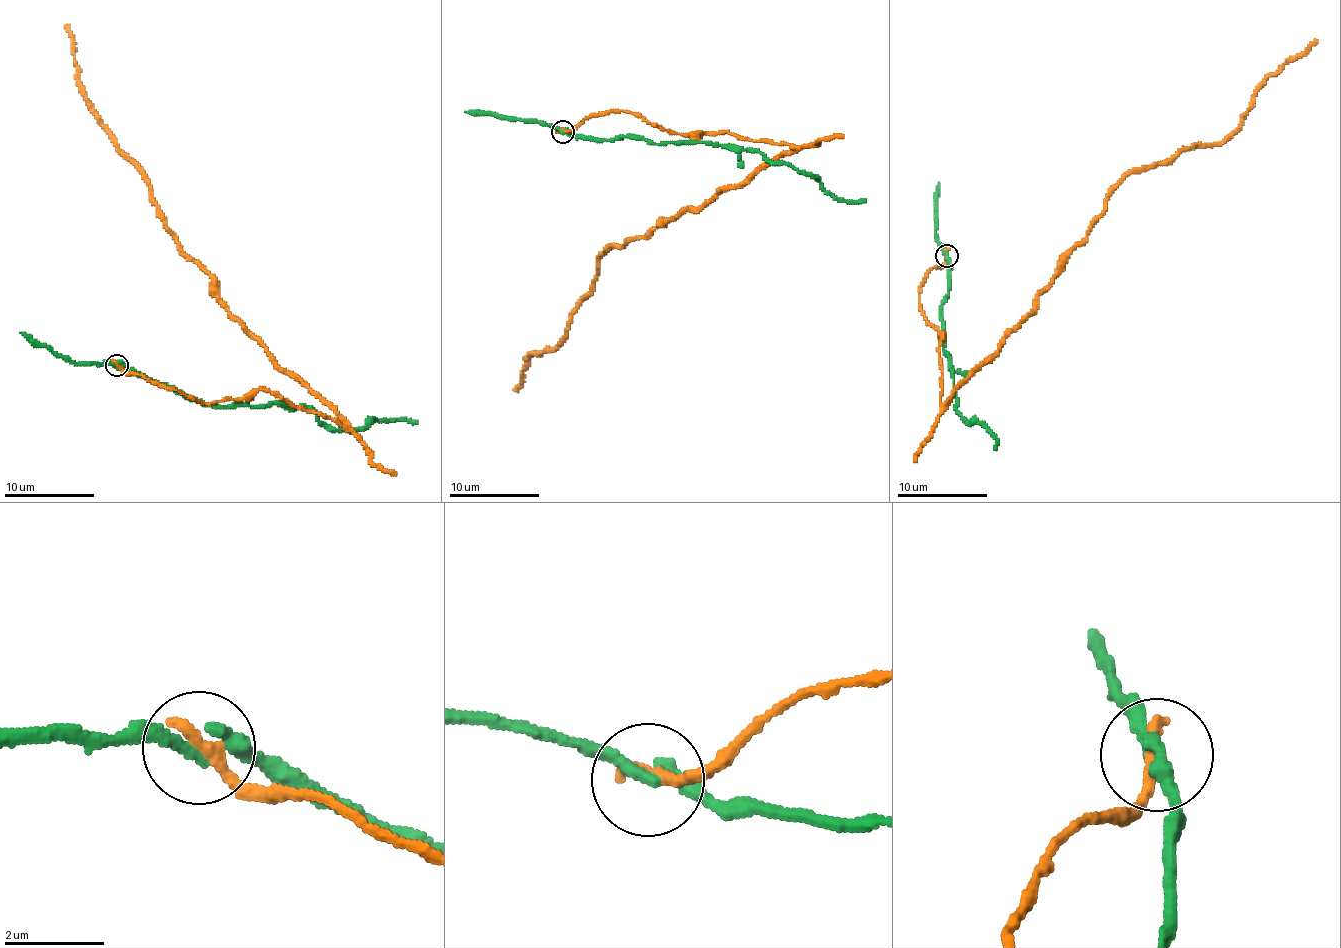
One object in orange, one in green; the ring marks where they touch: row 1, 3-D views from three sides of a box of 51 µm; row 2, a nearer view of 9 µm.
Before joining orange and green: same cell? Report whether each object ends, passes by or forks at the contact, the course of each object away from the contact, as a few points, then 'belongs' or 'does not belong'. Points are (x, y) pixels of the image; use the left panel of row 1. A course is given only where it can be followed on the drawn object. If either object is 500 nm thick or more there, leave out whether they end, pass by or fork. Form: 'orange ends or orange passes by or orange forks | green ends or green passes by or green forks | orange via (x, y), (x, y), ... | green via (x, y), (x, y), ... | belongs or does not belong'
orange ends | green passes by | orange via (117, 364), (206, 403), (269, 390), (348, 424), (283, 372), (182, 249), (79, 80), (67, 25) | green via (117, 364), (210, 405), (309, 407), (320, 421), (336, 430), (361, 428), (376, 419), (417, 423) | does not belong

